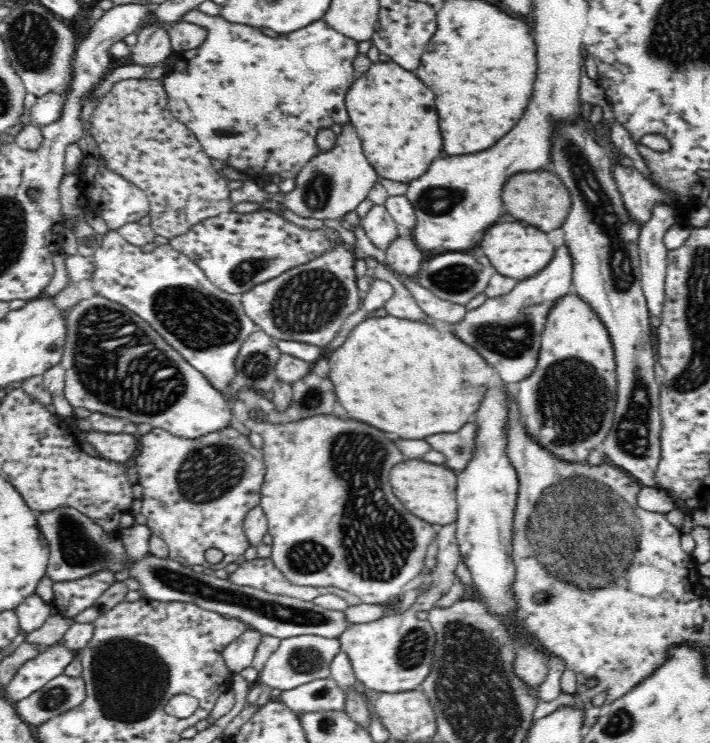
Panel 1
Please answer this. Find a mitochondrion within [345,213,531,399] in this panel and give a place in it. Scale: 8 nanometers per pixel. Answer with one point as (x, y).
(458, 278)

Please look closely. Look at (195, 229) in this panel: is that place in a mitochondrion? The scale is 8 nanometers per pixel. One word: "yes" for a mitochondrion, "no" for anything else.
no

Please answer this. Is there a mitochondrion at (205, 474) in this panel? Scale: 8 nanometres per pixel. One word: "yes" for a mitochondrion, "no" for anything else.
yes

